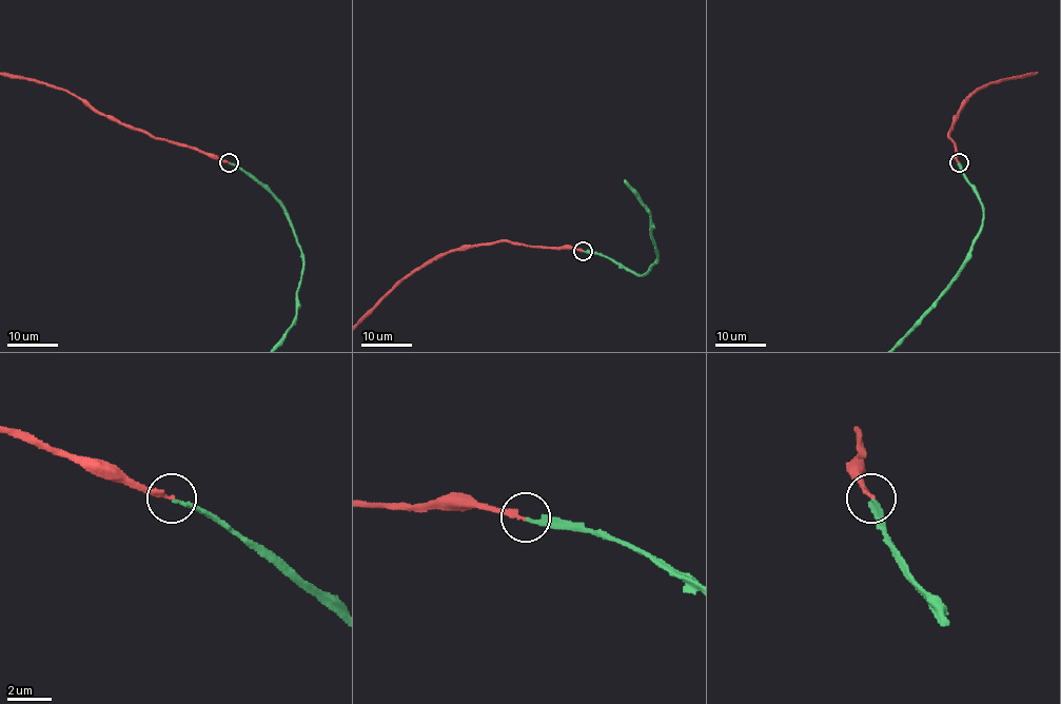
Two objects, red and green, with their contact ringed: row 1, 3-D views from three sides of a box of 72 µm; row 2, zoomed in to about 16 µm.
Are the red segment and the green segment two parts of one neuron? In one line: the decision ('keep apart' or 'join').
keep apart

